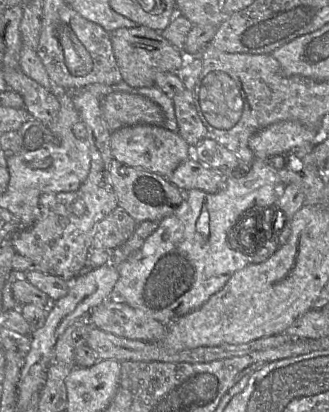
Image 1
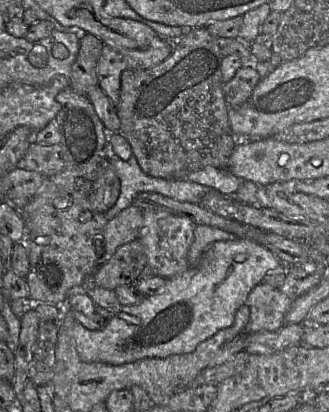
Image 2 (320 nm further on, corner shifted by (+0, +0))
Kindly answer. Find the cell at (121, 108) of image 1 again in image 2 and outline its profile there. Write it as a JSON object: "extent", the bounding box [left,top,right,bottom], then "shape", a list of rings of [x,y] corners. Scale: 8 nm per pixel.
{"extent":[116,27,239,179],"shape":[[[205,27],[194,28],[174,41],[171,55],[160,64],[142,70],[125,70],[121,74],[120,100],[116,106],[120,133],[131,145],[133,156],[148,175],[163,179],[182,179],[190,172],[207,166],[226,169],[239,143],[231,128],[229,106],[224,96],[221,63],[223,54],[217,38]]]}

